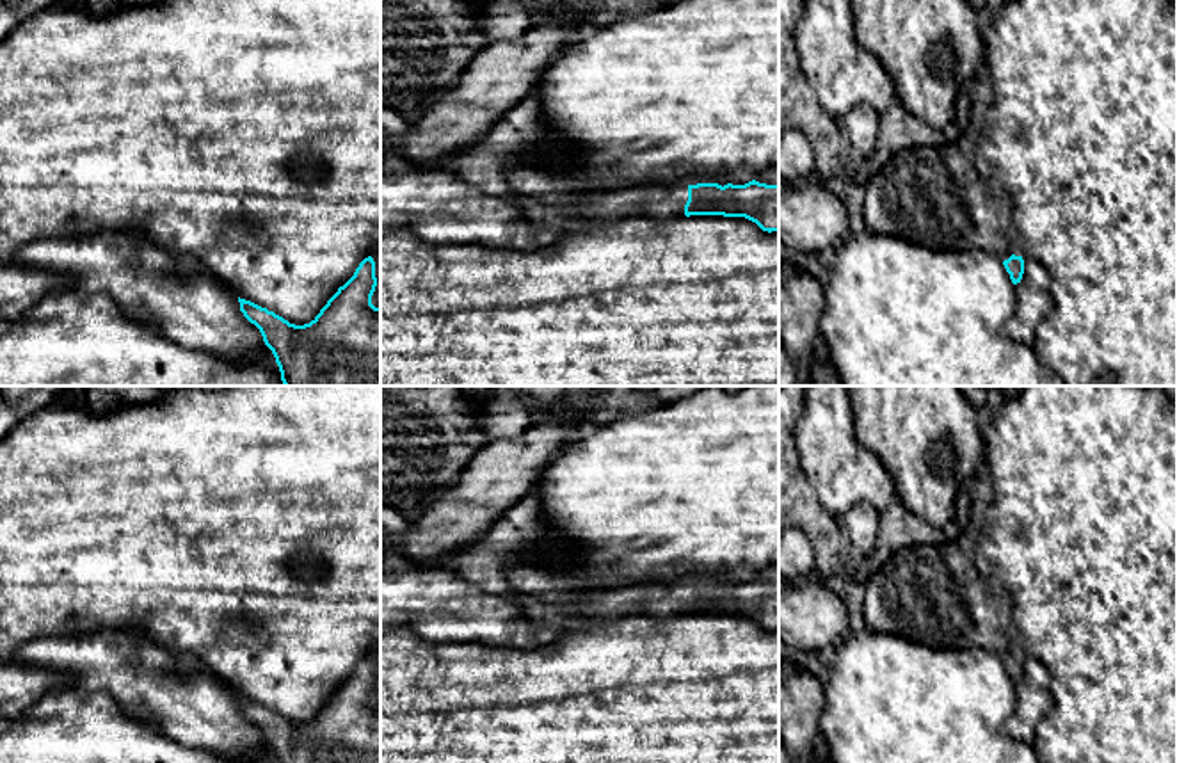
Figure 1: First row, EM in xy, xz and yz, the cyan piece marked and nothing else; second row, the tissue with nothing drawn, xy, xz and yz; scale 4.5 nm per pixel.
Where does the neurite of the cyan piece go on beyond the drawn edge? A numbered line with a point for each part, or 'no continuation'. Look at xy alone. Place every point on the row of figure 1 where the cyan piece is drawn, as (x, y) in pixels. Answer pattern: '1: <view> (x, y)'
no continuation

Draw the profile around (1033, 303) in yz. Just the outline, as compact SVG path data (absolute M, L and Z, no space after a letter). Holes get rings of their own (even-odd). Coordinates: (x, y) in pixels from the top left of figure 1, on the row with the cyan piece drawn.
M1033 258L1024 260L1022 279L1015 285L1015 308L1005 322L1005 333L1024 345L1035 347L1035 329L1051 313L1051 277Z

